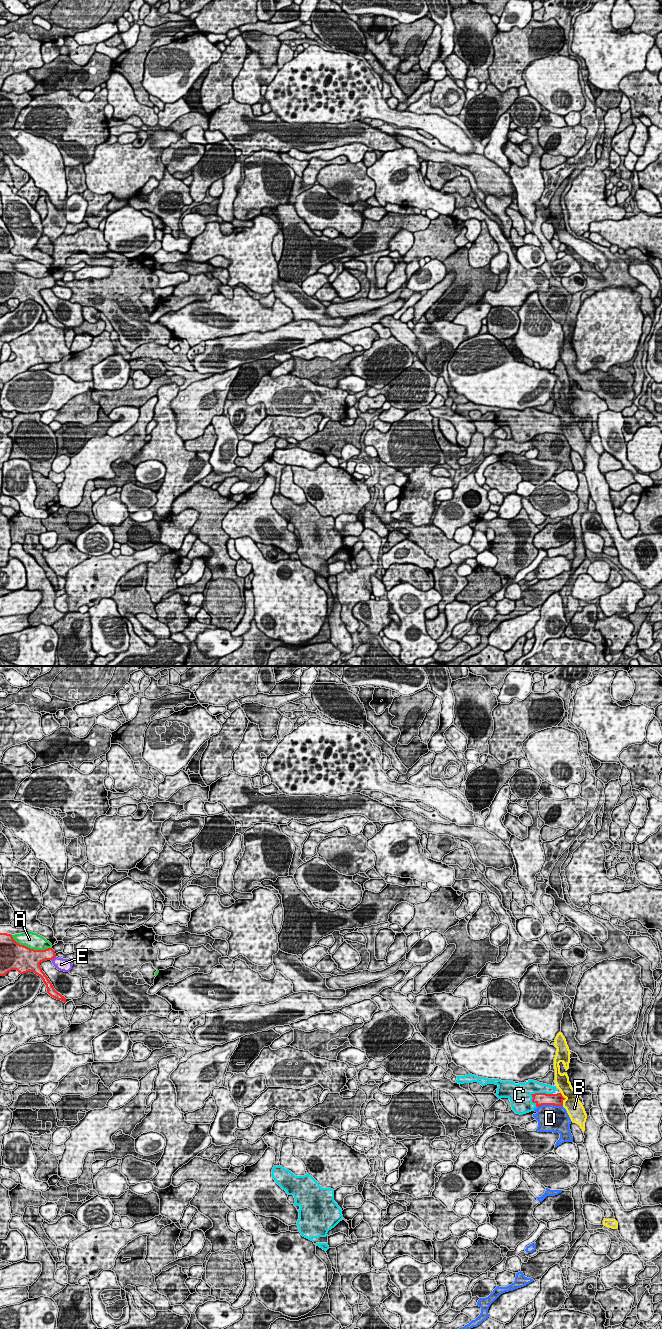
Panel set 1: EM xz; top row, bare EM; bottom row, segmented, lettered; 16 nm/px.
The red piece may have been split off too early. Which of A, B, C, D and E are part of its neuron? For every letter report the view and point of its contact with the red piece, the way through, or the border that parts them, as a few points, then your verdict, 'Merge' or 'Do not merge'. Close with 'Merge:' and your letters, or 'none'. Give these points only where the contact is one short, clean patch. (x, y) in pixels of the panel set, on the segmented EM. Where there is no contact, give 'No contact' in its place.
A: Touches red at xz (31, 949). Do not merge
B: Touches red at xz (564, 1099). Boundary: xz (560, 1093), (564, 1098), (563, 1104). Do not merge
C: Touches red at xz (539, 1093). Merge
D: Touches red at xz (549, 1104). Do not merge
E: Touches red at xz (53, 958). Do not merge
Merge: C

